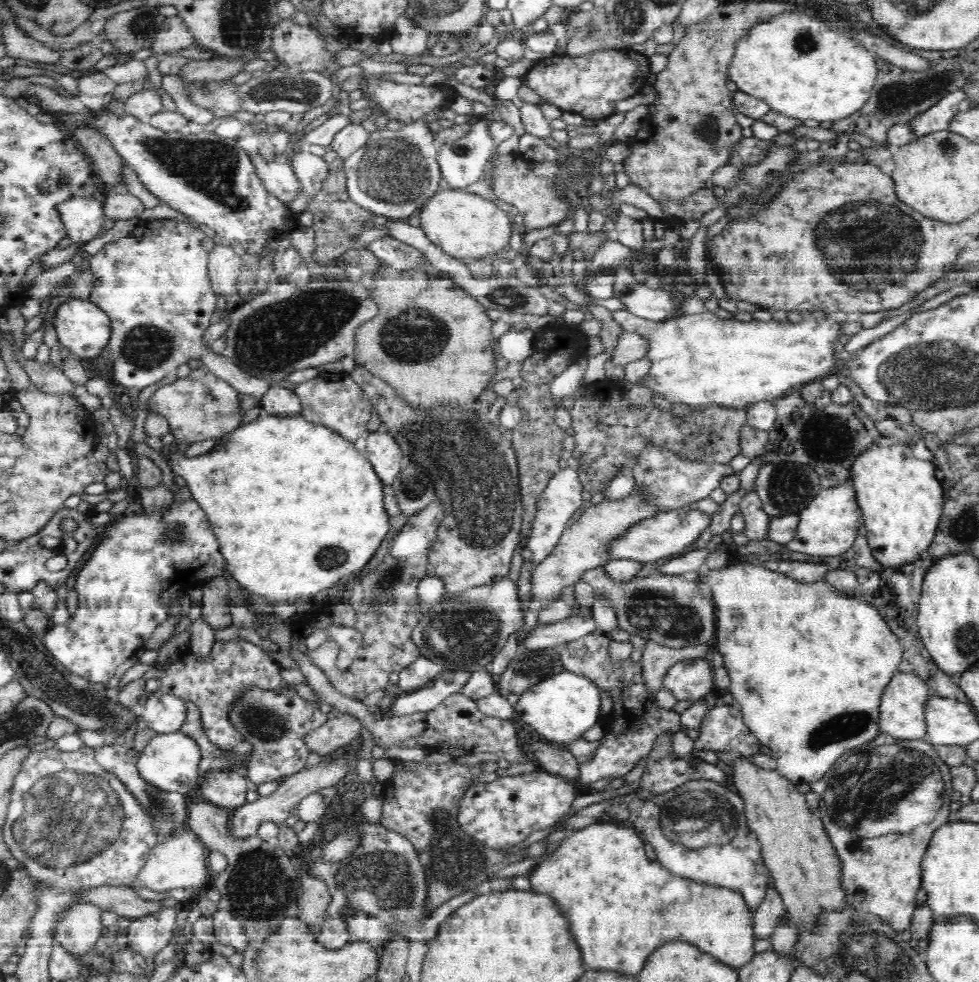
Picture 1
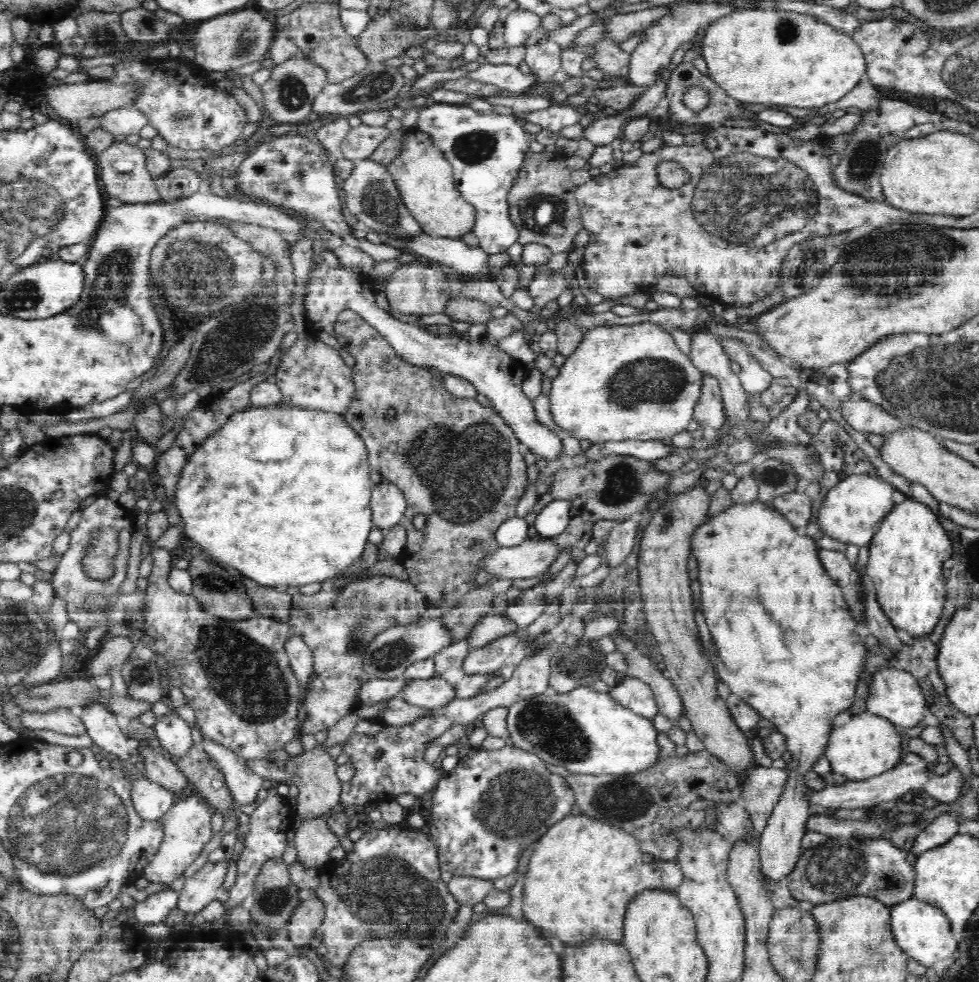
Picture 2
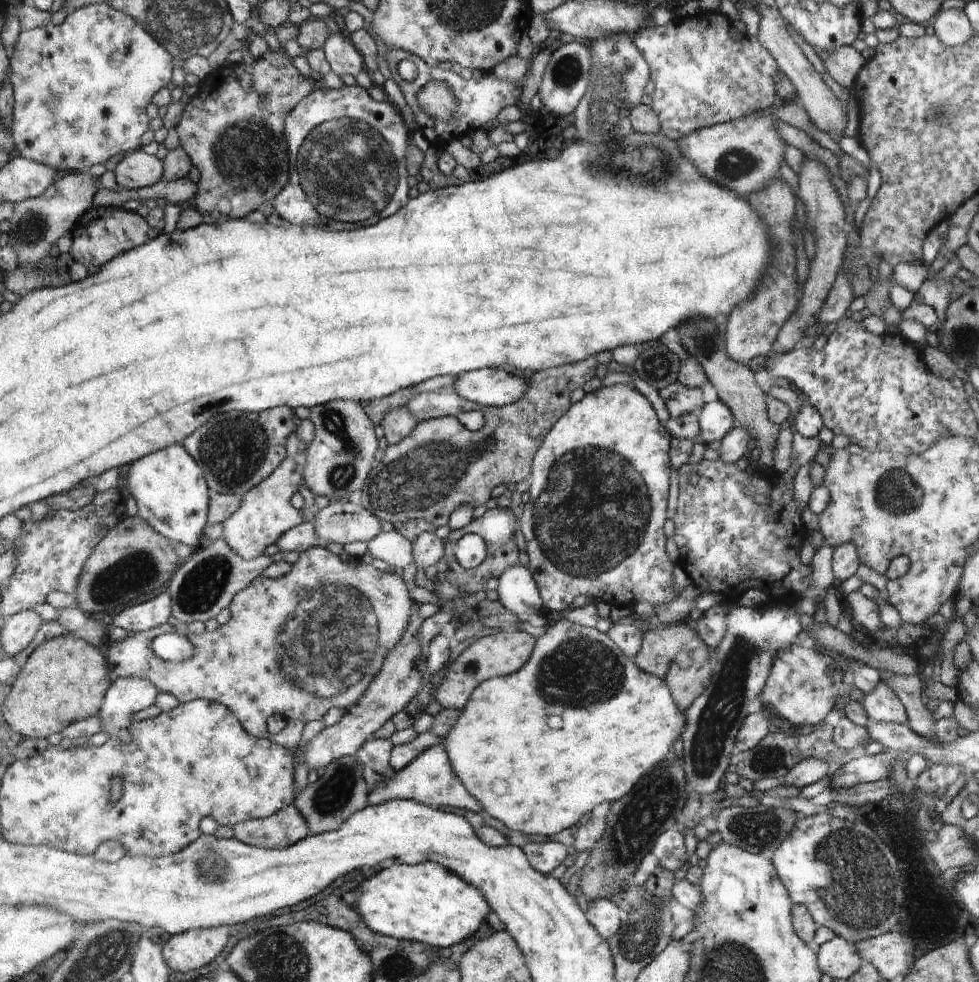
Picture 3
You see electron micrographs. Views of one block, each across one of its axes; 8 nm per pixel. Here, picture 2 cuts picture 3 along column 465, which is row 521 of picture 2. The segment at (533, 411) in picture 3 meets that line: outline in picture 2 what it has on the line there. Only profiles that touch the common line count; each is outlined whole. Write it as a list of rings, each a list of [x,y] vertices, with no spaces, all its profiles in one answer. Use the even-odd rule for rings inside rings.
[[[354,311],[341,312],[334,329],[337,342],[355,358],[352,378],[357,389],[350,406],[341,415],[365,442],[370,468],[378,471],[385,481],[398,486],[407,500],[404,520],[400,522],[407,532],[406,549],[397,559],[418,592],[425,594],[428,605],[448,612],[475,588],[478,566],[498,548],[495,539],[498,527],[516,516],[518,500],[529,486],[528,465],[518,451],[520,441],[492,406],[483,406],[476,398],[458,398],[428,369],[408,365],[375,328]],[[416,514],[427,516],[426,525],[420,530],[410,523]]]

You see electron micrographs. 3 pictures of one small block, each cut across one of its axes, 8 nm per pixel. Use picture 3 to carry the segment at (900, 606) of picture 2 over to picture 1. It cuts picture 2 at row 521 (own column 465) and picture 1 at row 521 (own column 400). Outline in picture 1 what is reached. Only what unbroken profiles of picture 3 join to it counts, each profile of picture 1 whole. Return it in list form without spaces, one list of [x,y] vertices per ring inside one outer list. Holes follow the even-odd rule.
[[[906,444],[894,448],[868,446],[855,458],[850,468],[850,481],[867,530],[872,556],[883,568],[900,569],[920,561],[920,554],[932,544],[942,518],[944,489],[936,479],[936,466],[916,459]]]

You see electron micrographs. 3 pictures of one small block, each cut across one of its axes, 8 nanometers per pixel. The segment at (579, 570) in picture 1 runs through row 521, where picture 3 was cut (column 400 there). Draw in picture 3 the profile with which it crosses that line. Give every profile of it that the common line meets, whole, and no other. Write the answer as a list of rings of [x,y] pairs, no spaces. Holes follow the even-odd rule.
[[[316,545],[311,549],[301,552],[298,562],[293,564],[292,570],[284,576],[280,576],[277,579],[270,579],[267,577],[255,578],[240,594],[234,598],[231,610],[232,617],[226,624],[218,627],[215,631],[206,631],[204,634],[190,634],[188,638],[194,641],[196,646],[196,654],[190,658],[190,660],[184,660],[184,662],[167,661],[154,650],[152,644],[154,640],[160,635],[169,632],[178,632],[182,627],[172,626],[169,623],[153,628],[146,632],[129,632],[128,637],[122,642],[110,641],[107,644],[109,650],[108,660],[112,670],[116,672],[118,678],[134,678],[134,676],[142,676],[142,678],[148,678],[152,680],[162,693],[170,692],[176,694],[182,703],[189,703],[196,699],[208,699],[214,702],[220,702],[230,710],[235,711],[236,716],[241,720],[244,725],[244,730],[254,738],[267,739],[271,736],[266,727],[266,720],[274,714],[280,714],[285,719],[302,720],[307,723],[310,721],[323,720],[324,716],[330,708],[340,708],[340,710],[348,710],[352,706],[358,704],[358,700],[362,698],[362,694],[366,692],[368,684],[374,680],[374,676],[380,672],[386,656],[396,648],[396,644],[402,640],[408,624],[410,624],[410,614],[412,614],[412,601],[408,596],[408,588],[402,580],[402,576],[396,576],[396,572],[391,570],[378,570],[372,564],[365,564],[359,561],[356,566],[350,566],[342,561],[338,555],[332,554],[323,545]]]

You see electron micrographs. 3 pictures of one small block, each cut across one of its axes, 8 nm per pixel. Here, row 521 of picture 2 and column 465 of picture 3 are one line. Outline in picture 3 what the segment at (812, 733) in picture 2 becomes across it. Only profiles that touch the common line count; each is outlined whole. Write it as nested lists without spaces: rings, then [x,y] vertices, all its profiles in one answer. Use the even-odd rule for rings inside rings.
[[[564,612],[554,615],[547,627],[546,632],[536,638],[530,660],[522,669],[504,677],[490,678],[475,689],[472,697],[468,698],[467,706],[461,710],[462,714],[458,716],[455,726],[450,728],[448,736],[442,740],[442,744],[448,754],[448,760],[452,764],[452,772],[458,776],[458,780],[462,781],[468,794],[472,794],[480,802],[484,812],[496,820],[502,820],[510,830],[552,836],[570,829],[585,814],[590,813],[594,806],[602,804],[602,802],[619,801],[620,798],[630,793],[650,770],[654,770],[656,766],[660,765],[660,762],[664,762],[664,758],[667,758],[673,750],[674,740],[678,740],[680,734],[682,735],[684,732],[686,713],[676,706],[668,685],[664,684],[658,676],[641,671],[633,659],[628,658],[616,646],[616,643],[612,642],[607,633],[598,631],[596,627],[582,626],[580,622],[572,622],[566,618]],[[548,710],[550,710],[550,730],[546,732]]]

